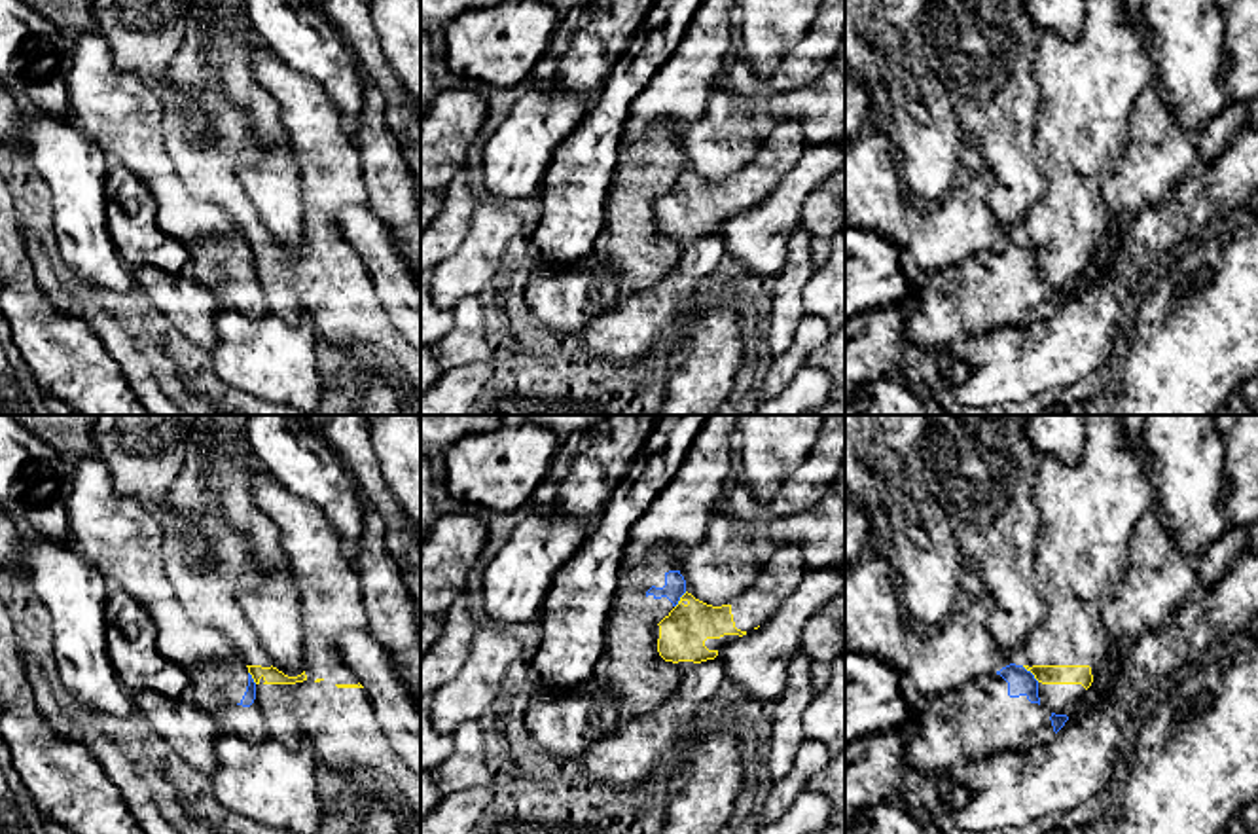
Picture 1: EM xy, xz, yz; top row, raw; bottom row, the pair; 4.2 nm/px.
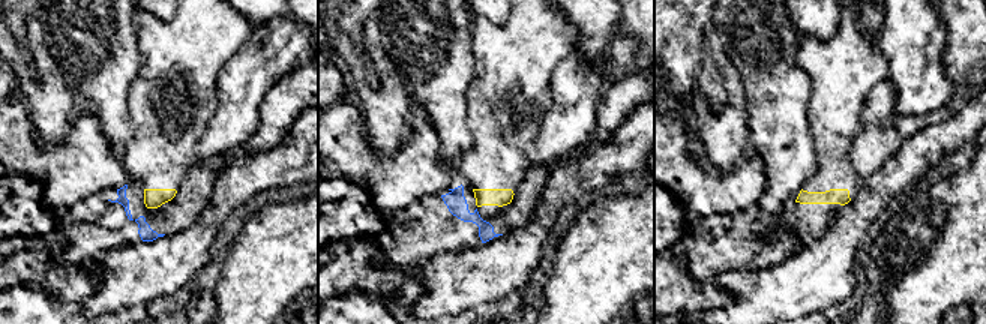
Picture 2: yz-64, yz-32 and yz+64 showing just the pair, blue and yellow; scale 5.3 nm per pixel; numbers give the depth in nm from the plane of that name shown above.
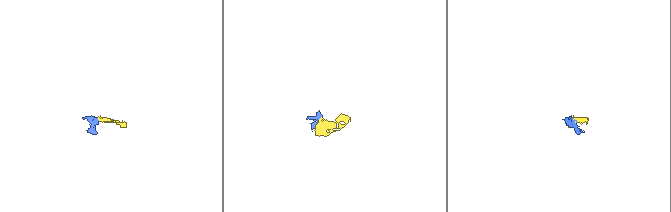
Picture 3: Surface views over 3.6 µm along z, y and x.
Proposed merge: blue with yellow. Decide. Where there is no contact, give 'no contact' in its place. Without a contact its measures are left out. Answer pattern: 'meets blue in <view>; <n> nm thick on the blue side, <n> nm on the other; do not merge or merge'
meets blue in yz; 110 nm thick on the blue side, 80 nm on the other; do not merge

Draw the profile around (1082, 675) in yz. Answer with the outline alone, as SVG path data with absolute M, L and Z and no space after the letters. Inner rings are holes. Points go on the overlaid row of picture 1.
M1087 415L1082 459L1063 464L1055 455L1040 457L1034 500L1042 516L1034 552L1034 586L1046 605L1044 622L1025 644L1023 667L1038 680L1040 707L1067 715L1091 686L1108 656L1103 608L1122 584L1131 536L1156 491L1144 472L1148 455L1139 442L1127 444L1122 415Z

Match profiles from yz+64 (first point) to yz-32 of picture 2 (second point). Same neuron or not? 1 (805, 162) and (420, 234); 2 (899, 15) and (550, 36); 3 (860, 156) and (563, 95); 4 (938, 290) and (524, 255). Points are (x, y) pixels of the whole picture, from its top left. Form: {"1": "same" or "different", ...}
{"1": "different", "2": "different", "3": "same", "4": "different"}

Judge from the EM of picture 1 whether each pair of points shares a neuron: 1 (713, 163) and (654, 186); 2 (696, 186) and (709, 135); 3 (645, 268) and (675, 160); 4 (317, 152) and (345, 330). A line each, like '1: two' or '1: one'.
1: two
2: two
3: one
4: one

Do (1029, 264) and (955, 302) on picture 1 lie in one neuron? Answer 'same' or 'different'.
same

